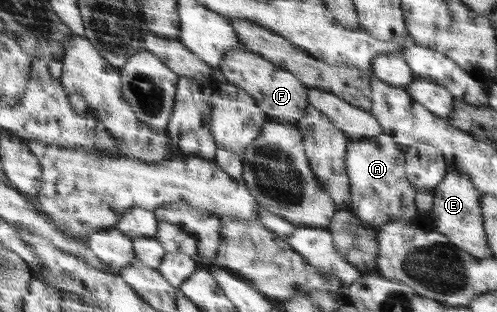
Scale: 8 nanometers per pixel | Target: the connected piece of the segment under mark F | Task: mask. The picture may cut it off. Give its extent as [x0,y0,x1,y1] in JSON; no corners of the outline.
[219,44,308,125]

